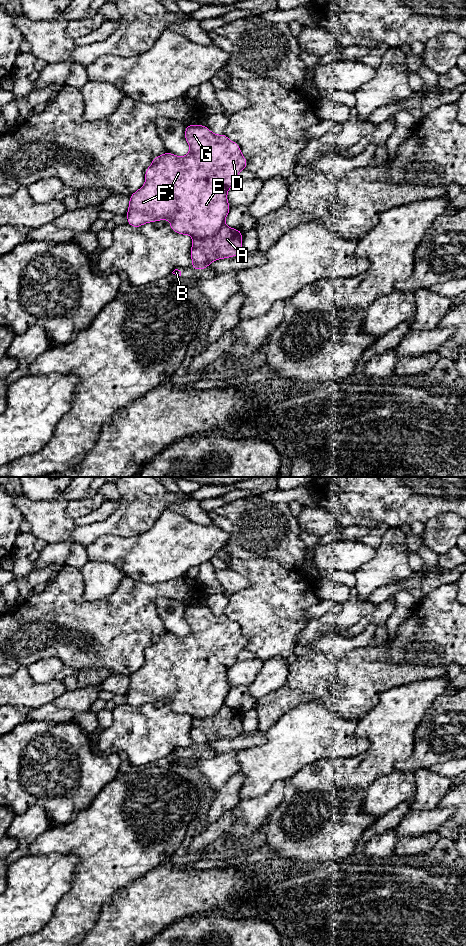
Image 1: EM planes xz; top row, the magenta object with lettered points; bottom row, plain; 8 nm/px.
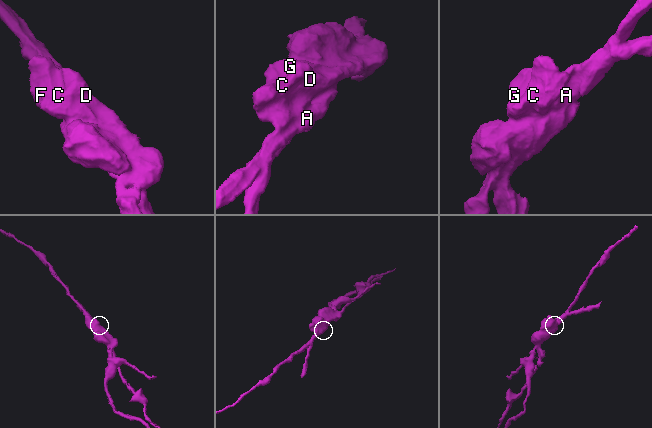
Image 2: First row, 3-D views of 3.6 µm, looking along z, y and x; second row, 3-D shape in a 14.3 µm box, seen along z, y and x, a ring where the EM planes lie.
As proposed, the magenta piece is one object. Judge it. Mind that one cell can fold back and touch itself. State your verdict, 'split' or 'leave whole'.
split

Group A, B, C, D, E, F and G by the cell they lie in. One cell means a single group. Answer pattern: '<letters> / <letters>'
A B / C D E F G

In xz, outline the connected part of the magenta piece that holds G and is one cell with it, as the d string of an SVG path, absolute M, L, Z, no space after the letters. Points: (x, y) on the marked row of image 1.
M186 125L184 138L190 146L190 151L183 157L168 151L154 157L152 164L145 171L145 184L129 196L127 223L133 228L168 219L173 232L190 235L193 238L206 238L219 232L224 225L231 209L227 193L238 182L237 175L246 169L248 161L241 154L238 143L232 142L225 133L213 134L206 125Z

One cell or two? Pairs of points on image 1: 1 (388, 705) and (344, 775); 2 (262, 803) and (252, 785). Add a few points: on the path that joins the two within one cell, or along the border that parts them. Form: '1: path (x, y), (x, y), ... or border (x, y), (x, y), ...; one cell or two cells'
1: path (388, 724), (388, 739), (363, 764); one cell
2: border (277, 781), (263, 794), (241, 799); two cells

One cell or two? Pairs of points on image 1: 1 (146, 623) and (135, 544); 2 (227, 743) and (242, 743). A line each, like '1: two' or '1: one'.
1: two
2: one

